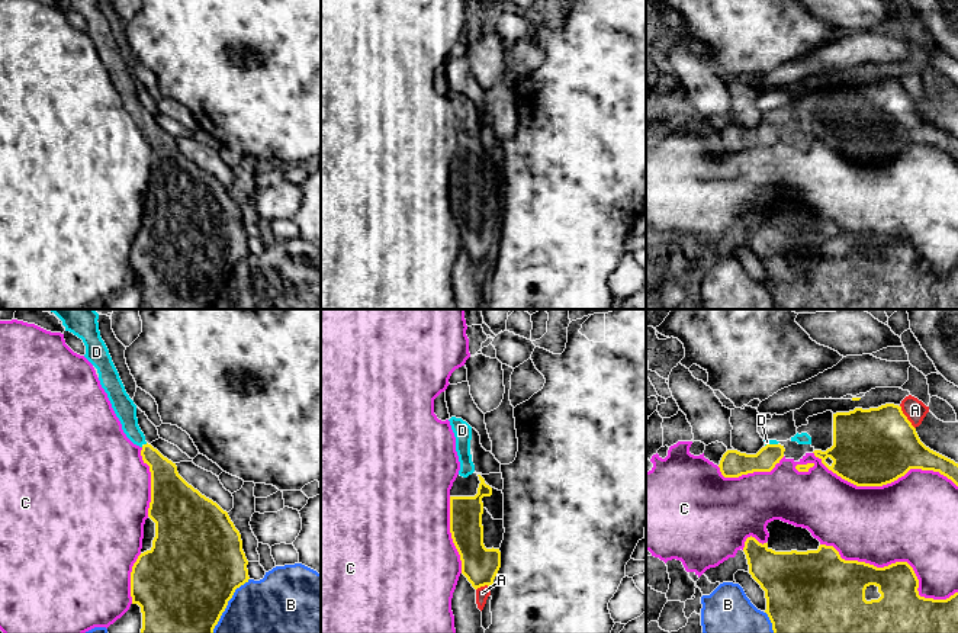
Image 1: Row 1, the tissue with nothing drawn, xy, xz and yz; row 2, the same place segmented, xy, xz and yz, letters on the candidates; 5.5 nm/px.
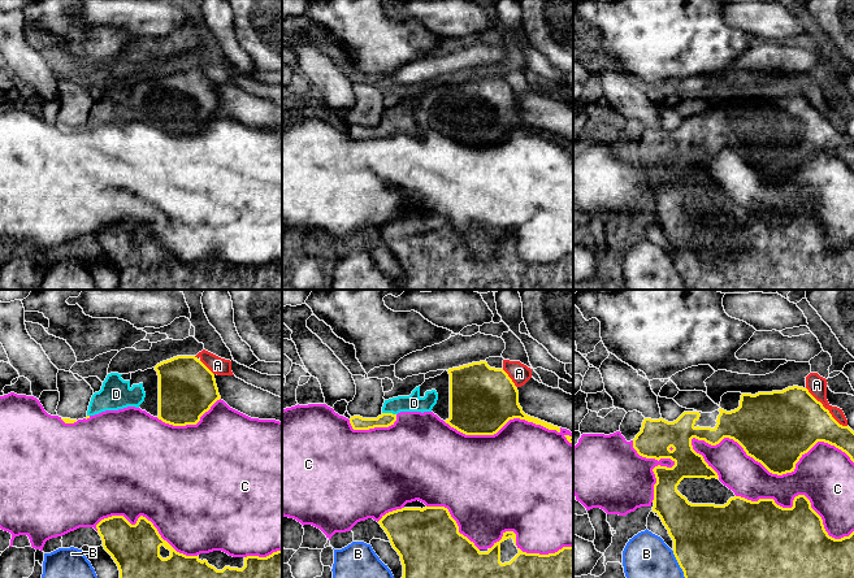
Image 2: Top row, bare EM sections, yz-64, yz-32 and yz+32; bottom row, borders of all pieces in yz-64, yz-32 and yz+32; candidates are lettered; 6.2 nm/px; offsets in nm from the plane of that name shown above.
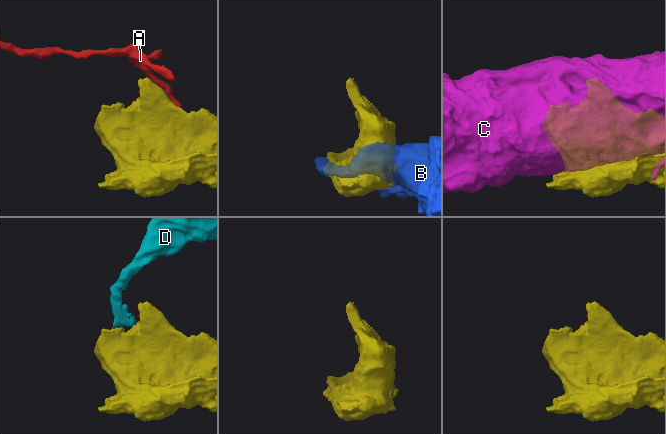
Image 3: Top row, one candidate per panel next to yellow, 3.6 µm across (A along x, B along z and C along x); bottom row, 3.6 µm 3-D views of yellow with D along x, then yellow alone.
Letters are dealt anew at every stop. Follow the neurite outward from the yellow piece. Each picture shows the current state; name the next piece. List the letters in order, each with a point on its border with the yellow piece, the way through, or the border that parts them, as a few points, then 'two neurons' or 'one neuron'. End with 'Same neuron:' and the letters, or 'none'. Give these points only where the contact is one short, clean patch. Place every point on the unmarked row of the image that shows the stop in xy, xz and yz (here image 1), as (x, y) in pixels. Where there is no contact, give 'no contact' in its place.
A: meets yellow in yz at (906, 92); two neurons
B: meets yellow in xy at (227, 279); two neurons
C: meets yellow in yz at (897, 237); two neurons
D: meets yellow in xy at (144, 119); runs through xy (166, 158), (164, 147), (144, 119), (132, 106), (124, 82); one neuron
Same neuron: D

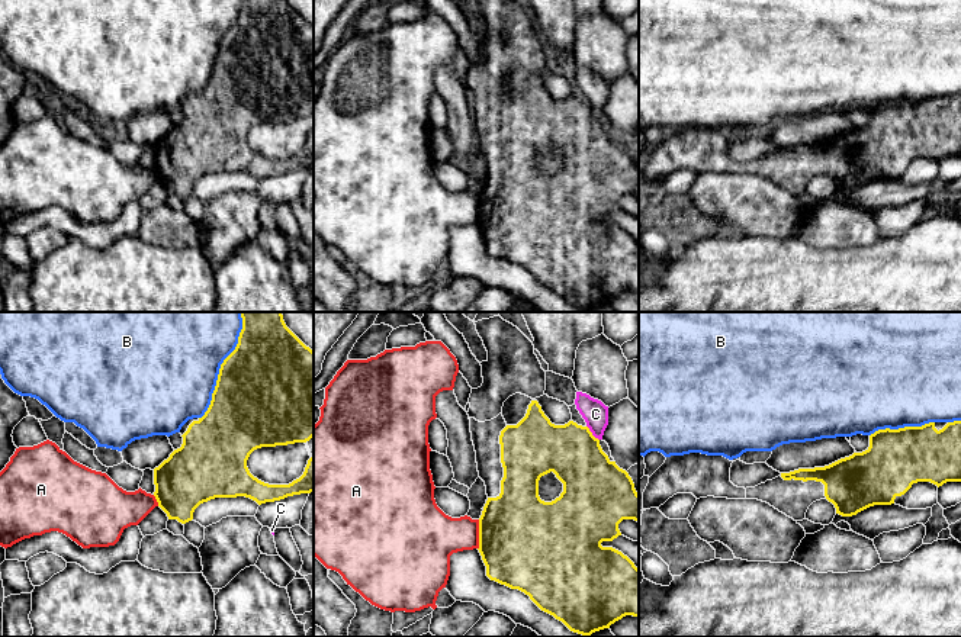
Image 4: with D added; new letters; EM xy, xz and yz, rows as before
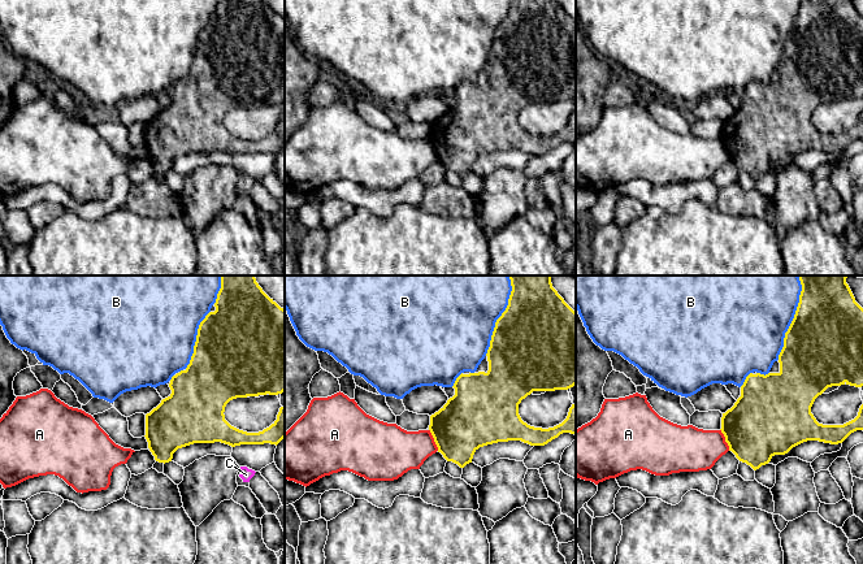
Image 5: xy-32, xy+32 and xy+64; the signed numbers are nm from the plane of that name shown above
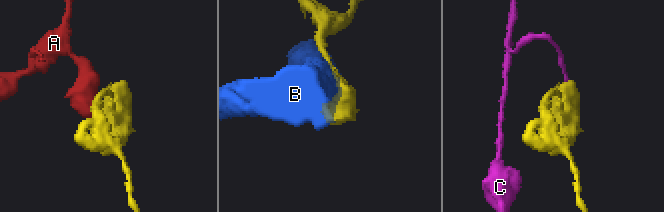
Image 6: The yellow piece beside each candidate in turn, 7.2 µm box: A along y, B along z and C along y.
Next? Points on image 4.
A: meets yellow in xz at (479, 209); border along xz (479, 195), (478, 224); two neurons
B: meets yellow in xy at (219, 47); two neurons
C: meets yellow in xz at (591, 108); border along xz (587, 100), (598, 115); two neurons
Same neuron: none

